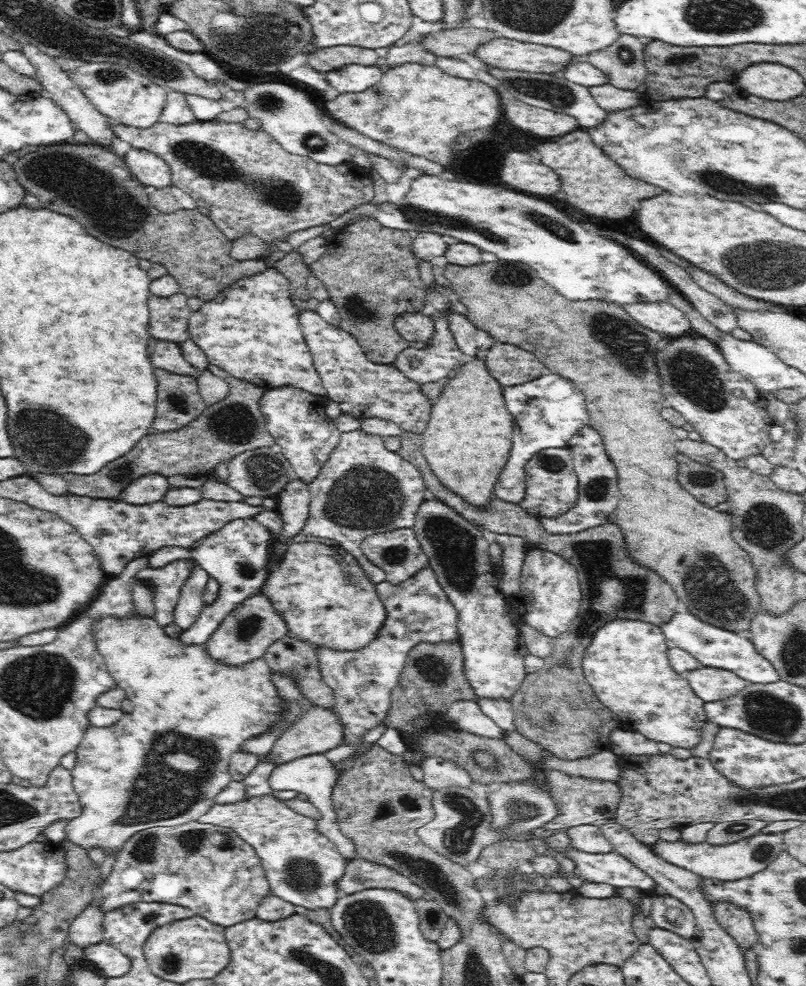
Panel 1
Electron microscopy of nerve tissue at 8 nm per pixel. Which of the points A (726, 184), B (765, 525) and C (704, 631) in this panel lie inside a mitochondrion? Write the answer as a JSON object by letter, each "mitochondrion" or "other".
{"A":"mitochondrion","B":"mitochondrion","C":"mitochondrion"}

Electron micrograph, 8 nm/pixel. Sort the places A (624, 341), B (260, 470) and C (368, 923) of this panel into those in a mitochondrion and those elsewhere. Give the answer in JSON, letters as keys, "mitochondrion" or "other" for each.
{"A":"mitochondrion","B":"mitochondrion","C":"mitochondrion"}

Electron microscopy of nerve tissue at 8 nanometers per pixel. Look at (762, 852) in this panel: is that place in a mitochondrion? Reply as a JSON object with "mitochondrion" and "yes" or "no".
{"mitochondrion":"yes"}

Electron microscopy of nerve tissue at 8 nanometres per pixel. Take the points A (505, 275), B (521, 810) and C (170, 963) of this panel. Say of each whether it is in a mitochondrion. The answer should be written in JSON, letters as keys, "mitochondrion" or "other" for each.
{"A":"mitochondrion","B":"mitochondrion","C":"mitochondrion"}

